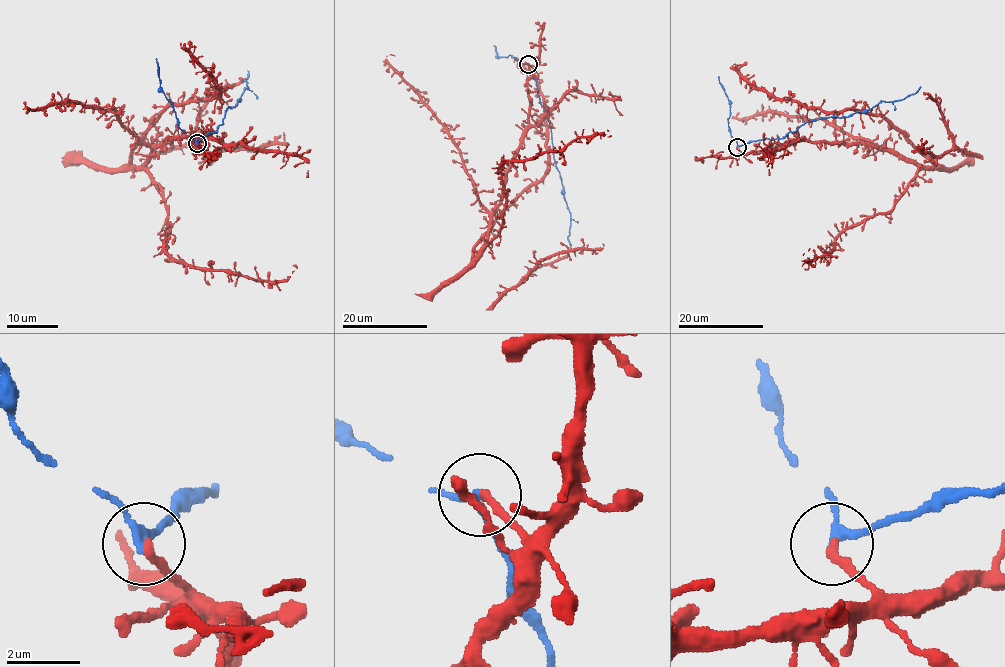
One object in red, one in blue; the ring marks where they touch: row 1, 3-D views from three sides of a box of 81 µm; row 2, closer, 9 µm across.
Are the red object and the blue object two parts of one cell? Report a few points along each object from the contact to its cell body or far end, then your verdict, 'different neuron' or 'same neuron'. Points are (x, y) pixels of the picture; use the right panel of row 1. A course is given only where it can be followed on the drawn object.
red via (736, 147), (869, 144), (933, 163), (883, 116), (777, 100), (741, 64) | blue via (736, 147), (763, 139), (784, 138), (810, 121), (866, 112), (882, 101), (901, 100), (920, 86) | different neuron

